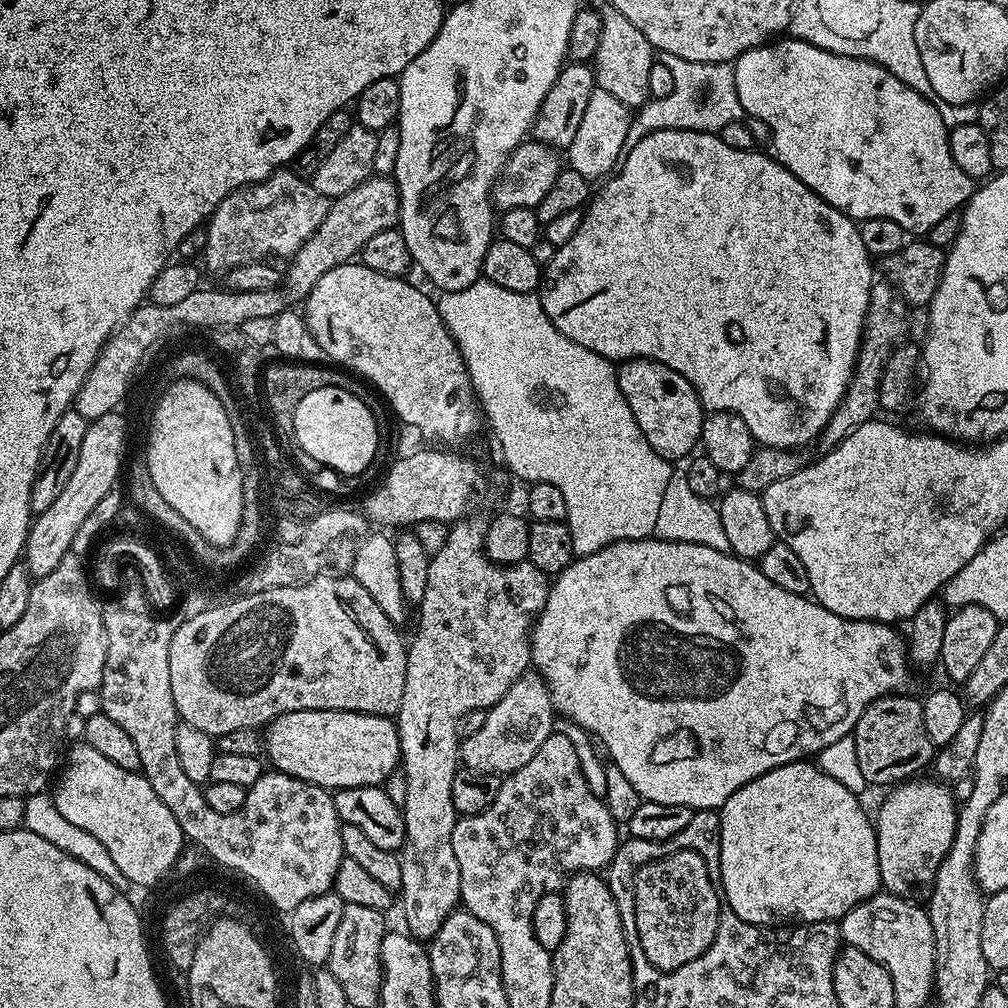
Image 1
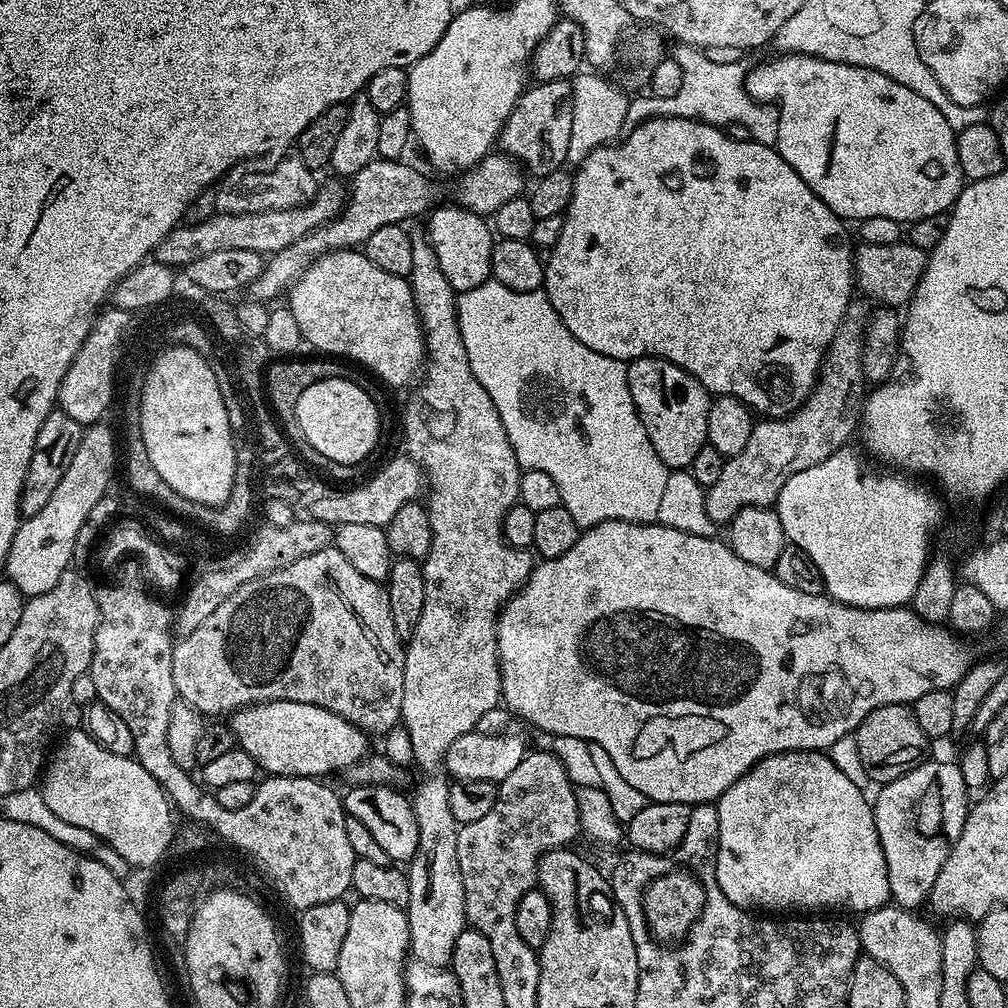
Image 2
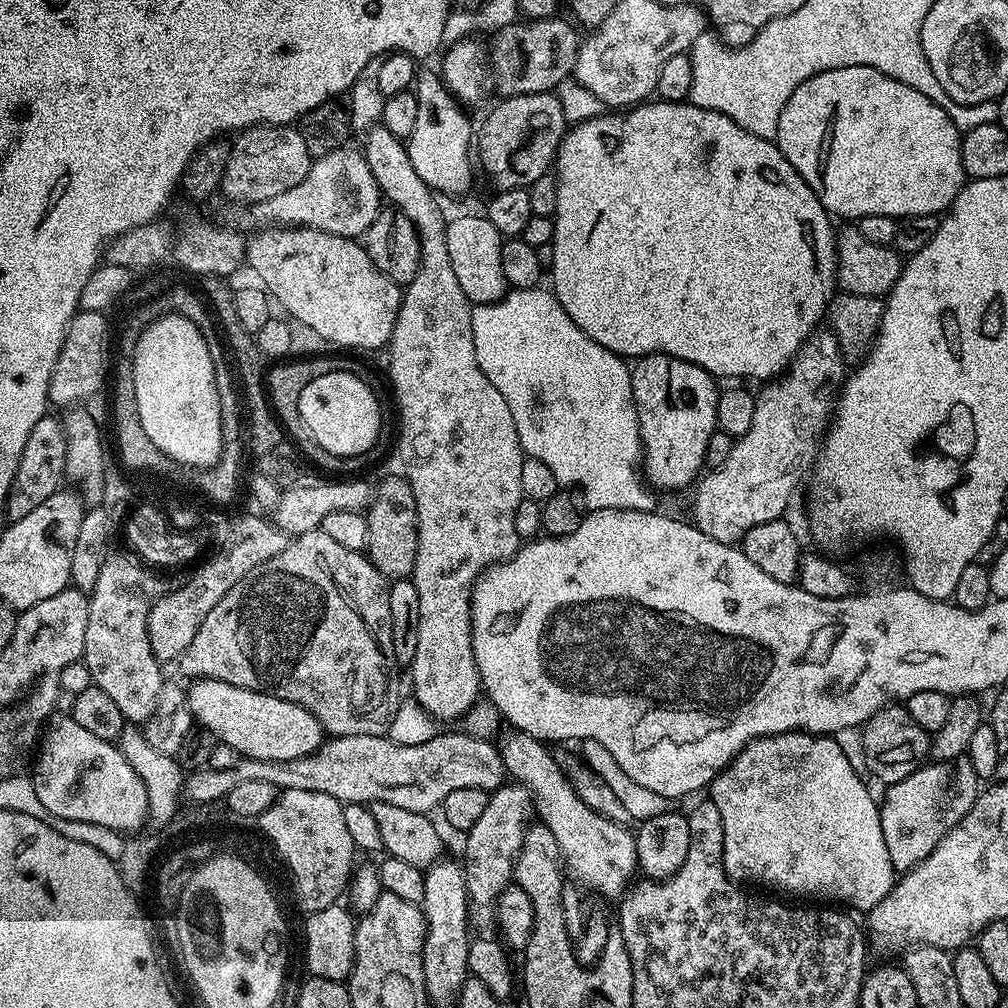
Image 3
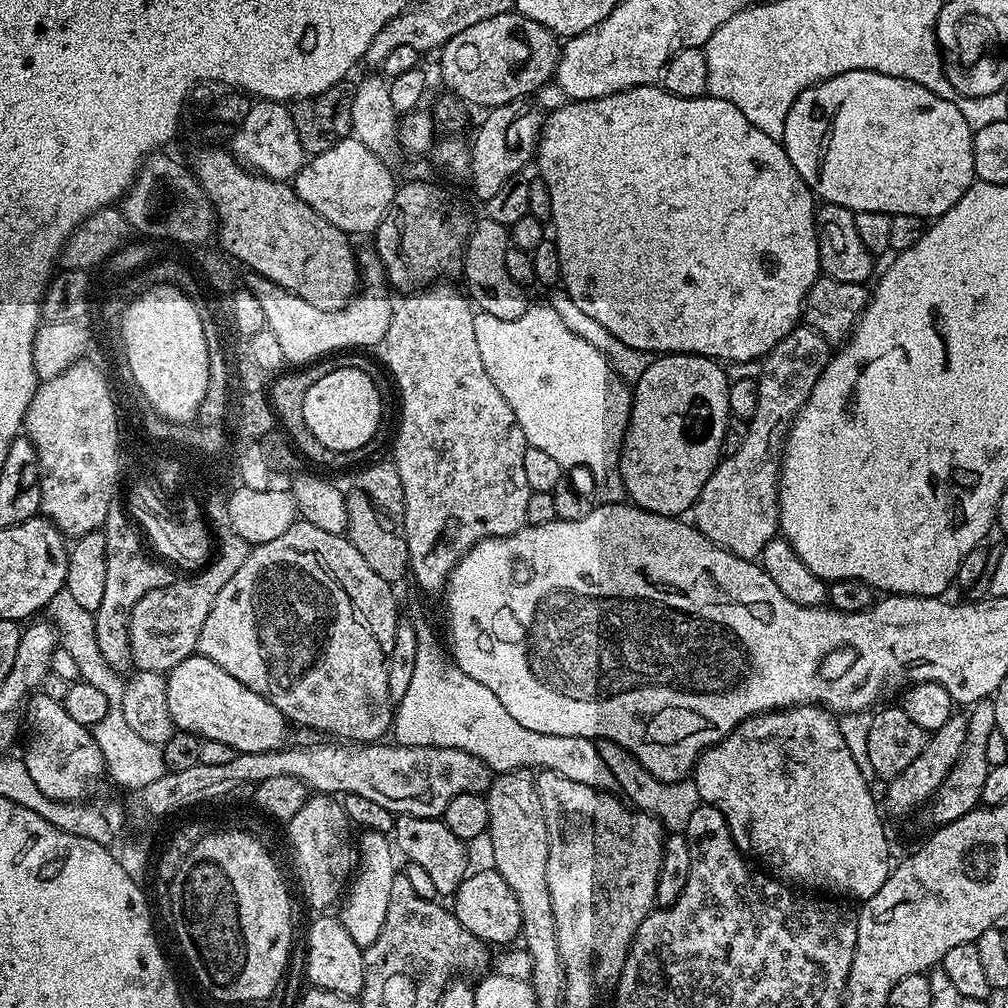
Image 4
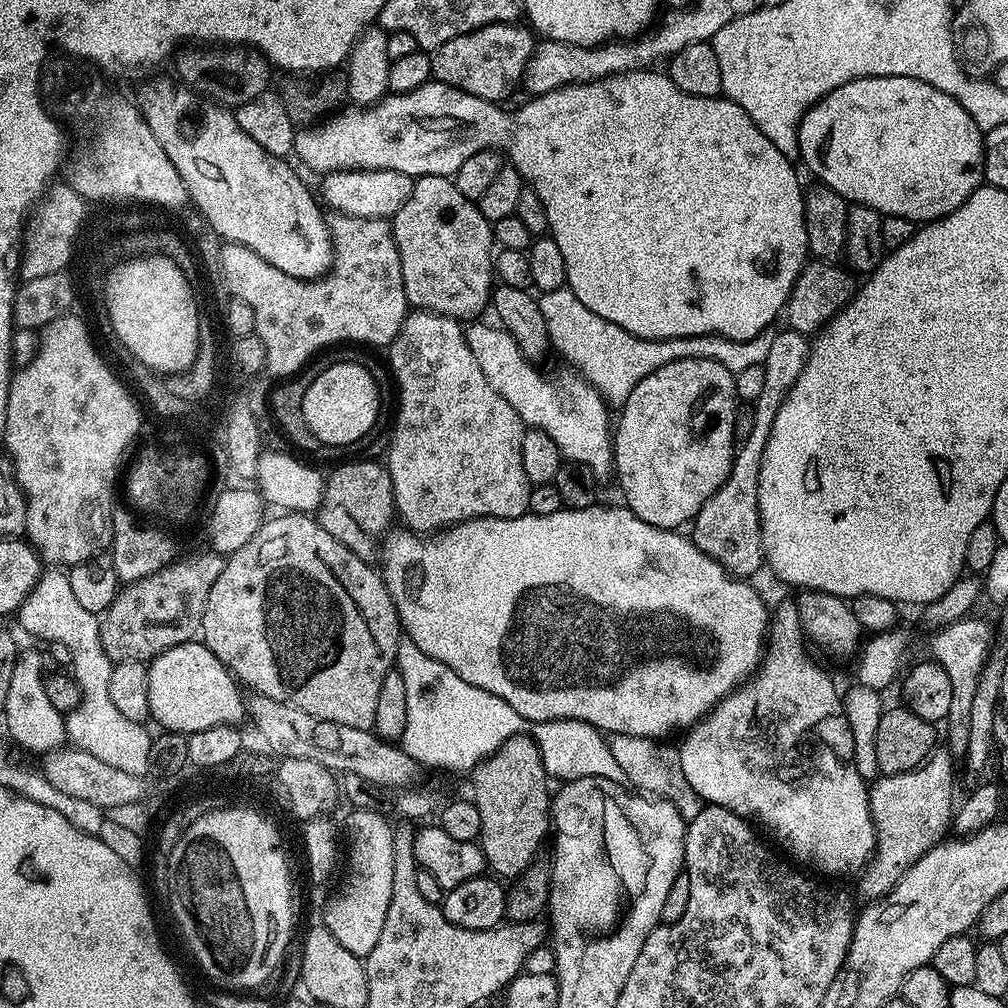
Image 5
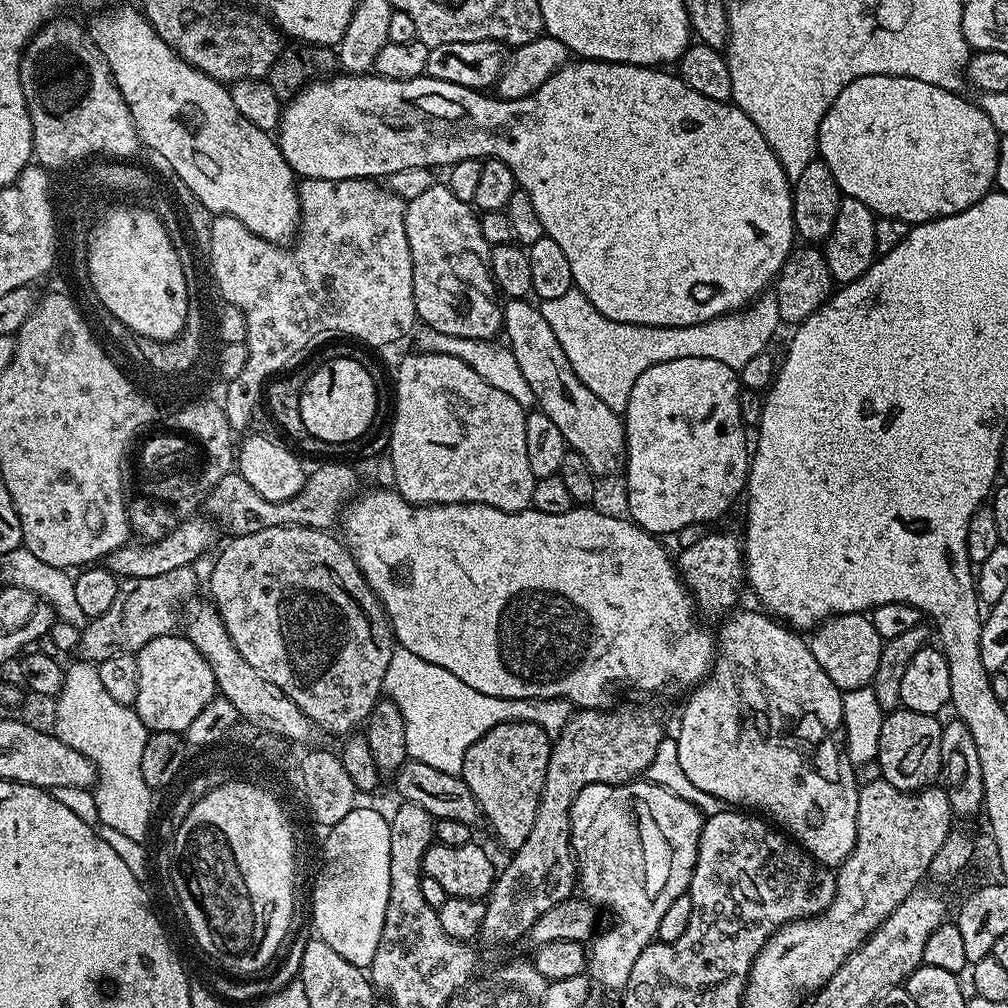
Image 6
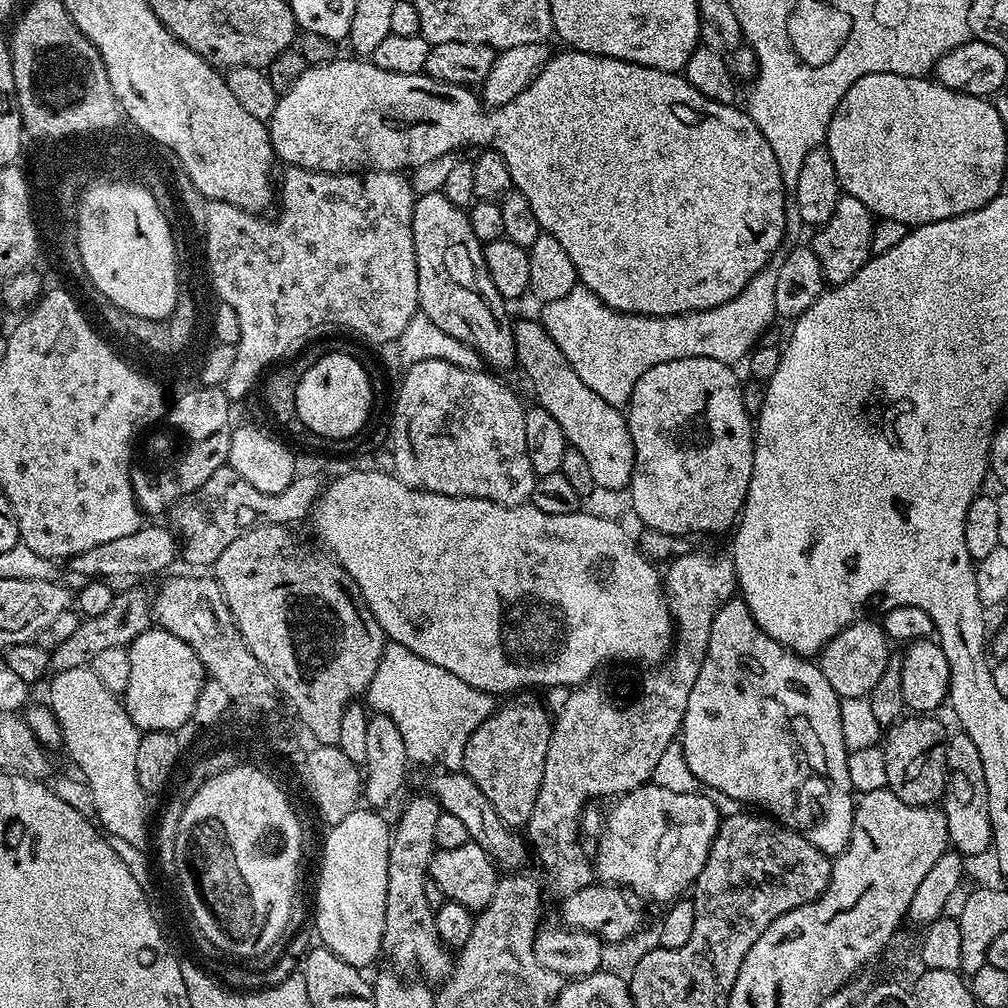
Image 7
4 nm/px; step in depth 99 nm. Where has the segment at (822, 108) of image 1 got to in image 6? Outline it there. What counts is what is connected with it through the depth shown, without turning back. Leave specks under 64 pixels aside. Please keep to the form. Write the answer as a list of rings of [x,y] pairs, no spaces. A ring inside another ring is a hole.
[[[863,76],[834,98],[820,123],[816,143],[819,159],[830,166],[844,196],[858,198],[877,217],[889,216],[915,226],[958,214],[993,191],[1000,137],[979,103],[971,104],[960,92],[918,82],[918,78]]]

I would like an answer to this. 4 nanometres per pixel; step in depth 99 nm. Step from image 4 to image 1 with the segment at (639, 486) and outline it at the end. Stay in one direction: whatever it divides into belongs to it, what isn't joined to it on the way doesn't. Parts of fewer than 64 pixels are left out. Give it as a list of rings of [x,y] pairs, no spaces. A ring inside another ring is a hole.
[[[625,360],[619,365],[618,375],[622,394],[652,449],[669,462],[676,462],[679,456],[687,457],[691,448],[700,444],[706,415],[695,386],[657,360]]]

